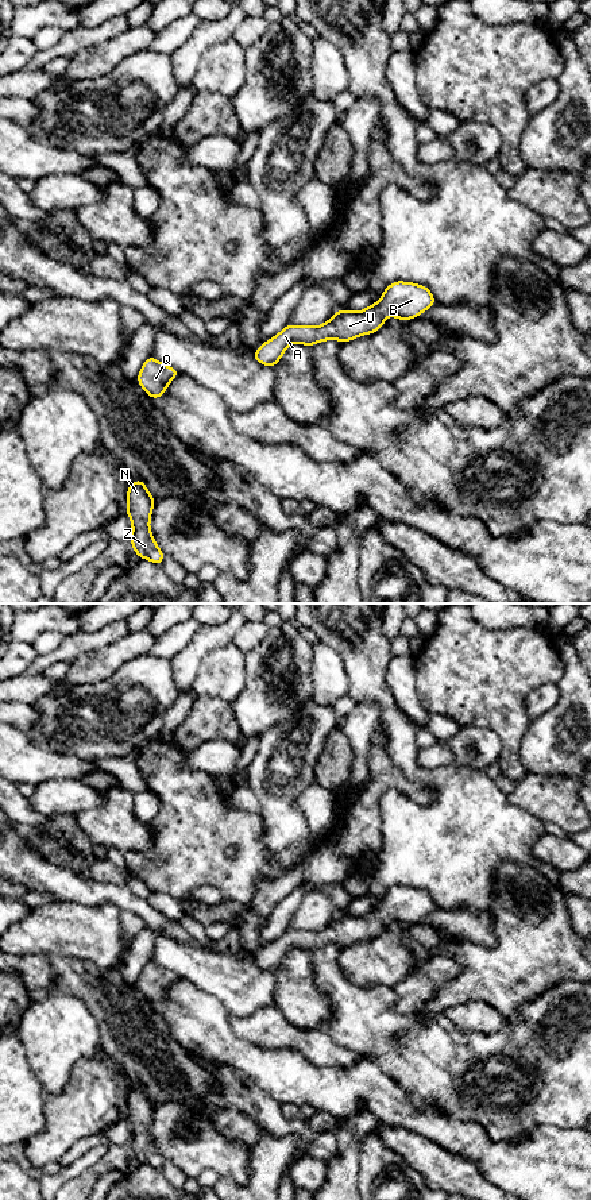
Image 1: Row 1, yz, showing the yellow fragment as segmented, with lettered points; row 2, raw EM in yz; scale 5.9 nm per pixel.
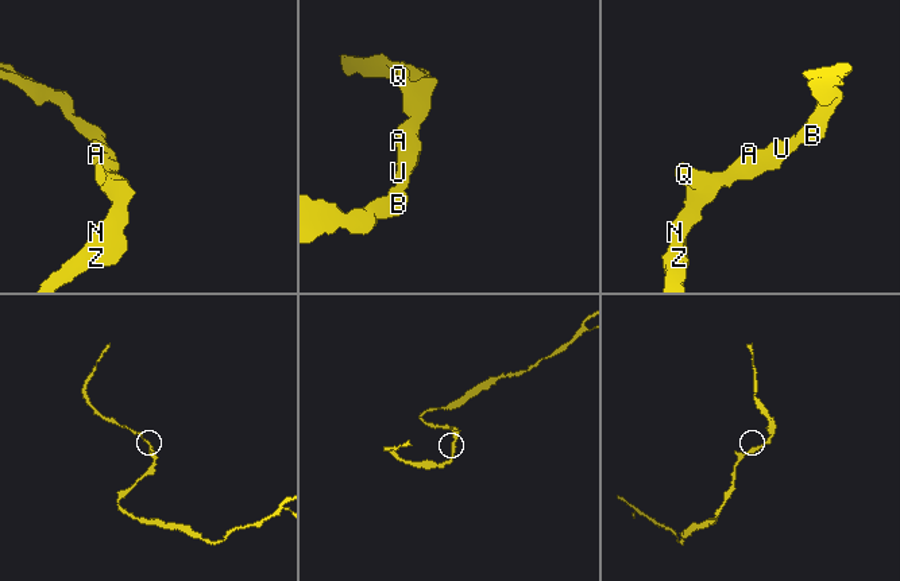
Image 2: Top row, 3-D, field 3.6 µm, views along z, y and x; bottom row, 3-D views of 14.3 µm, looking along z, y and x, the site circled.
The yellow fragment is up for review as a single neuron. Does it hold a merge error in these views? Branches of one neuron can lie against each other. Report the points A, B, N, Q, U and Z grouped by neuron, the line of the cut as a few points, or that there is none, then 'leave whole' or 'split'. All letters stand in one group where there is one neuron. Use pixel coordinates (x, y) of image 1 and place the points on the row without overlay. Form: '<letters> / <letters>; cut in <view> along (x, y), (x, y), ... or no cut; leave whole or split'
A B N Q U Z; no cut; leave whole

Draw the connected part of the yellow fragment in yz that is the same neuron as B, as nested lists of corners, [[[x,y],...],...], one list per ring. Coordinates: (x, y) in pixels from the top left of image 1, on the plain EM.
[[[395,885],[383,895],[378,907],[360,917],[339,914],[318,931],[287,929],[279,938],[264,946],[252,962],[274,973],[290,948],[312,952],[328,944],[336,944],[339,948],[349,946],[378,937],[389,919],[403,927],[418,922],[436,908],[428,891]]]

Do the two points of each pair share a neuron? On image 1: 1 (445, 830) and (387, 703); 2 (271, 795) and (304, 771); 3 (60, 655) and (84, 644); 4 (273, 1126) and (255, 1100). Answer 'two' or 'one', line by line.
1: one
2: one
3: one
4: one

